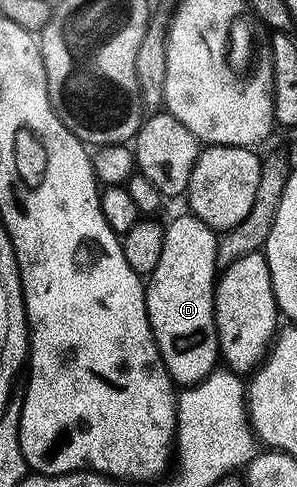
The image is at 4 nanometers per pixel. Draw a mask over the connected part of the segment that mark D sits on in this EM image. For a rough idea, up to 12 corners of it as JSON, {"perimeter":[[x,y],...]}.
{"perimeter":[[167,222],[144,298],[168,374],[221,360],[217,230]]}

